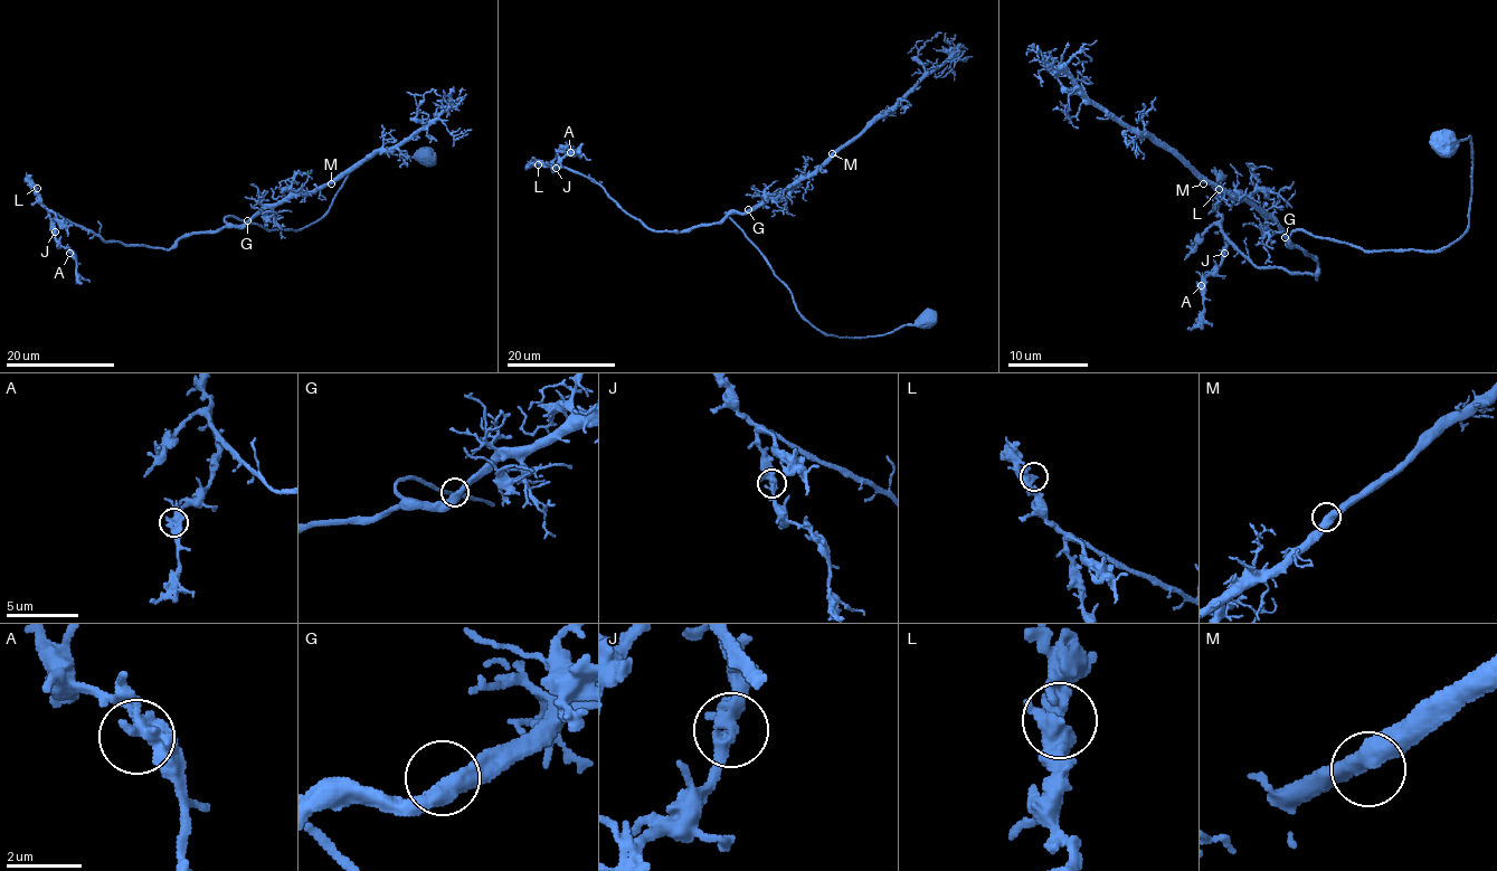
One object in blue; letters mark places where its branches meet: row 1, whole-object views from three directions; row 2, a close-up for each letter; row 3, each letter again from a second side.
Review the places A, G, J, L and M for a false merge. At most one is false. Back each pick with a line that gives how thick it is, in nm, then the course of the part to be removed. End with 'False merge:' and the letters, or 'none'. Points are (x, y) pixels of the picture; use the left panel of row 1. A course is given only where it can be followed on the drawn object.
False merge: none

